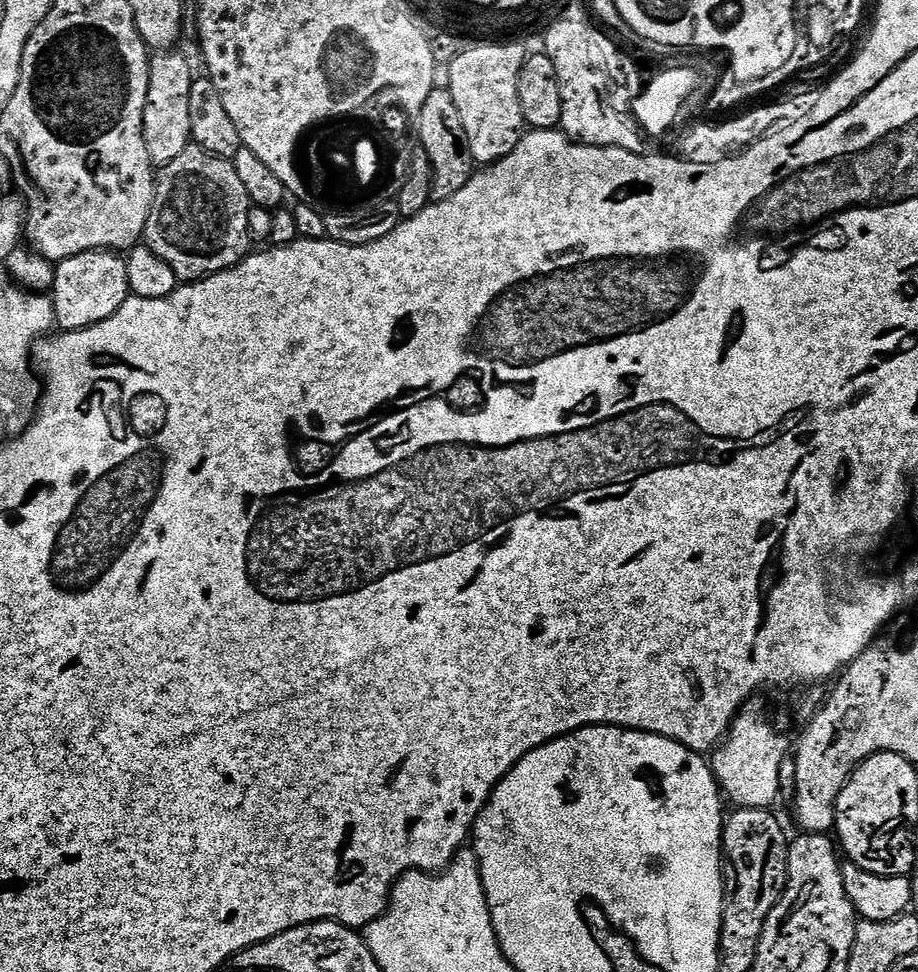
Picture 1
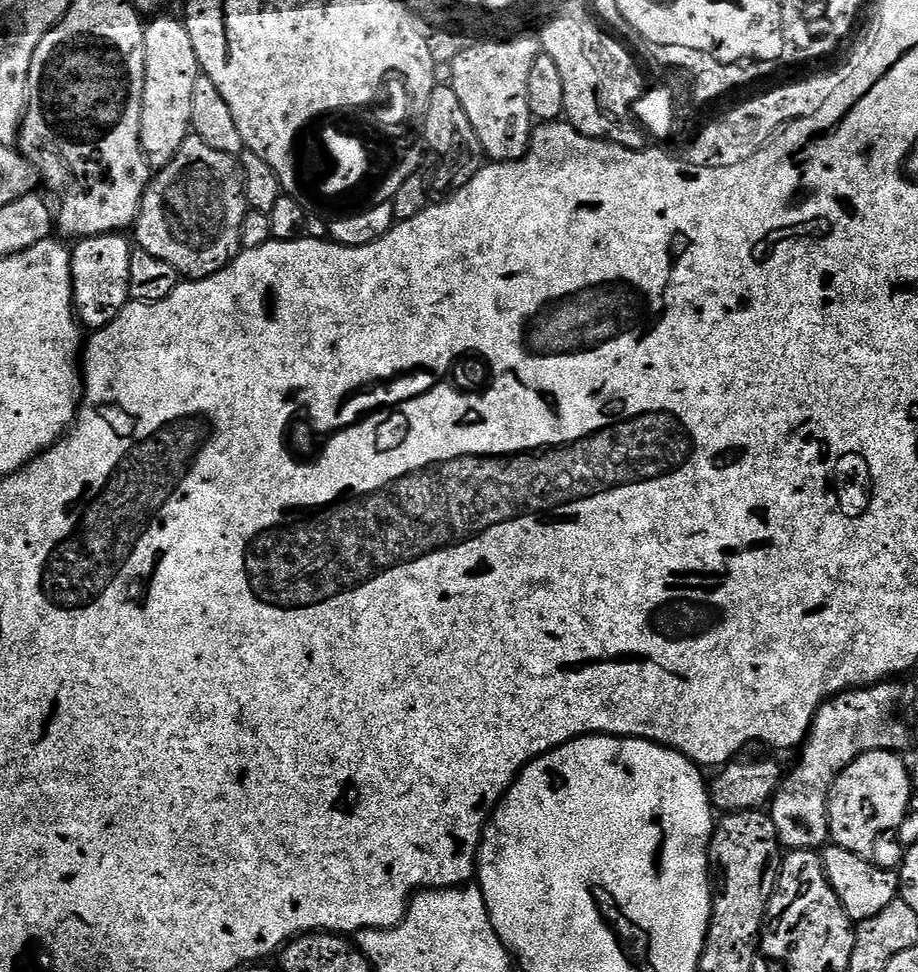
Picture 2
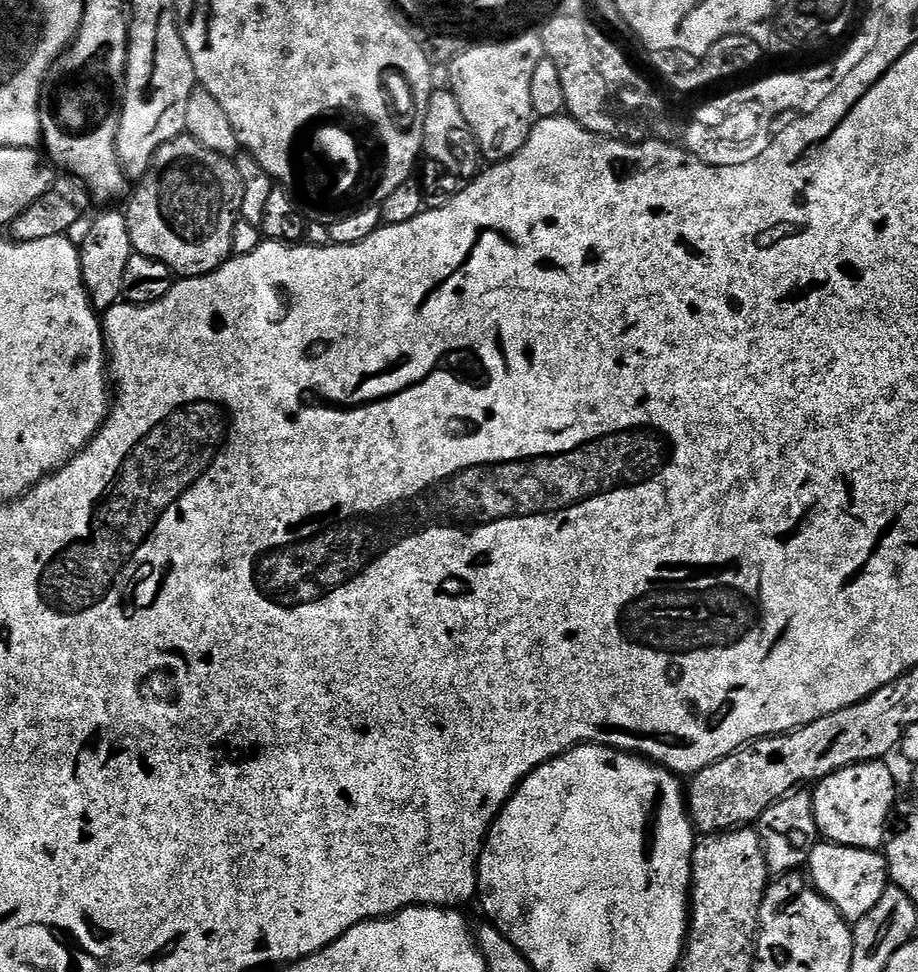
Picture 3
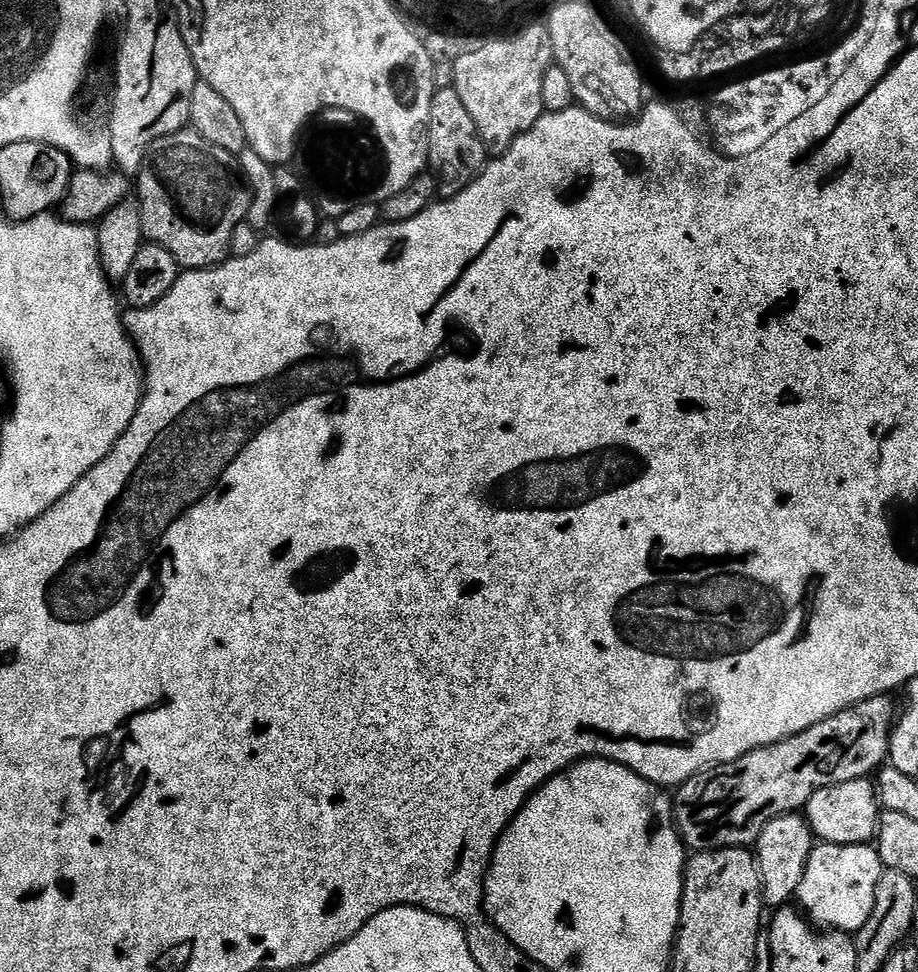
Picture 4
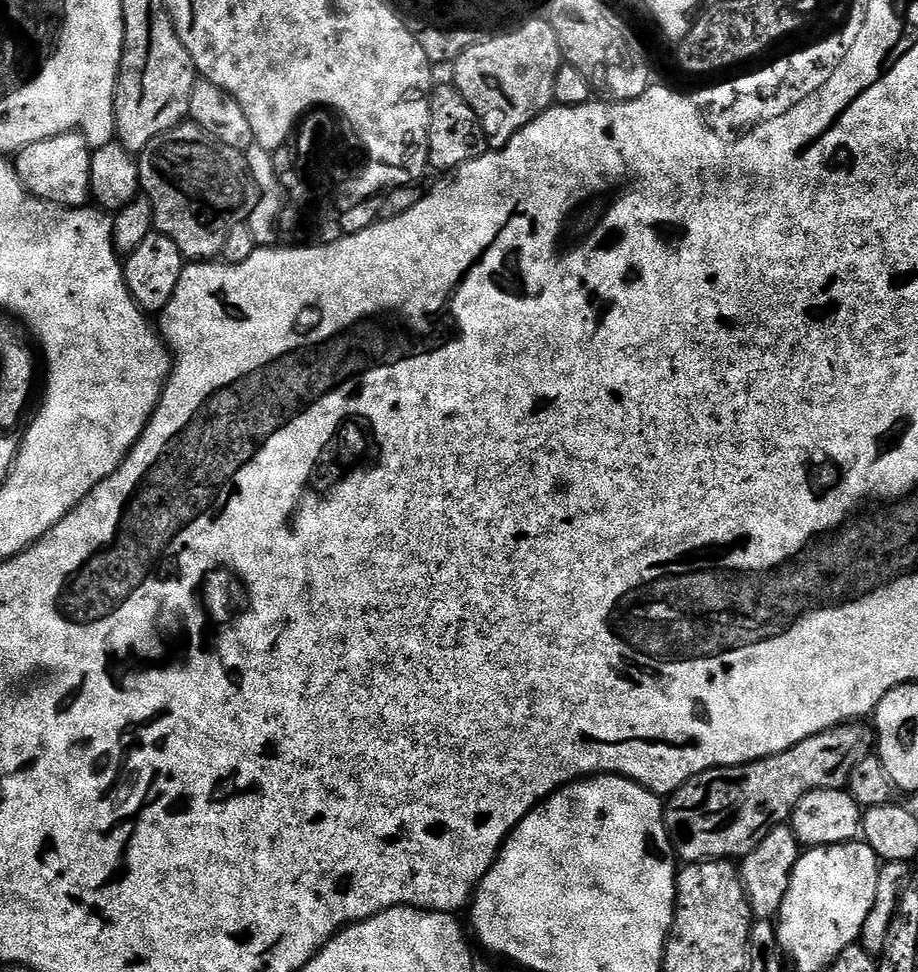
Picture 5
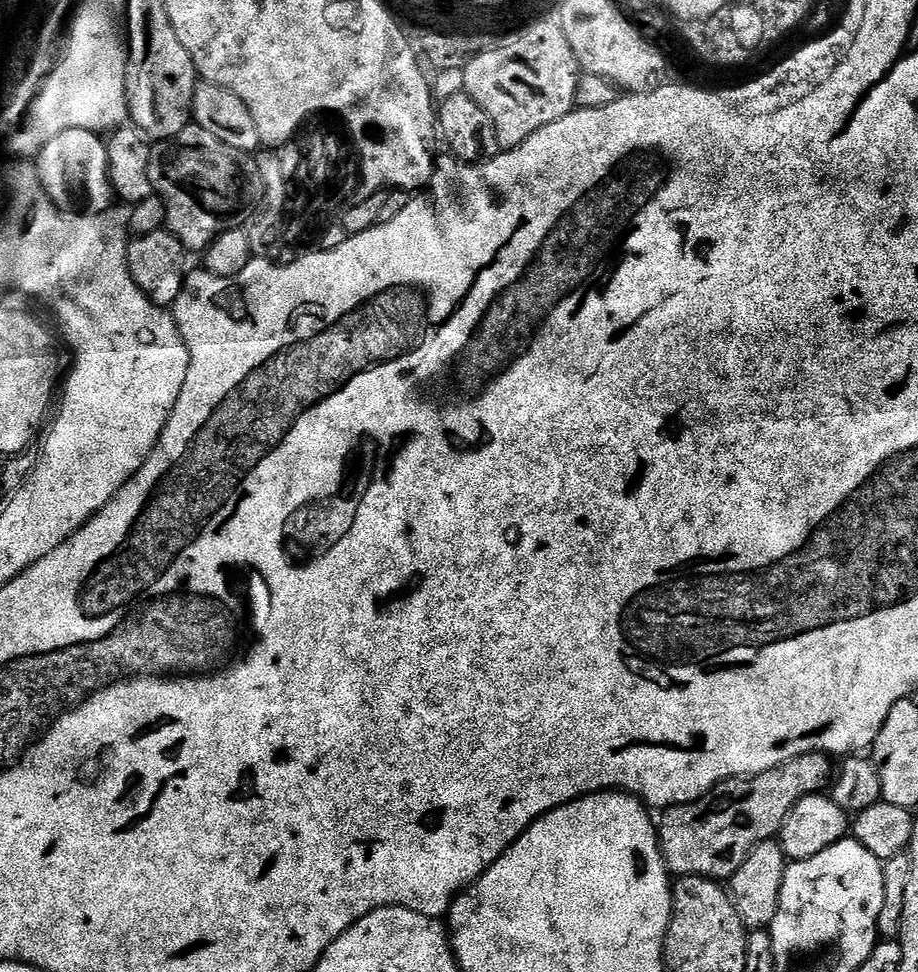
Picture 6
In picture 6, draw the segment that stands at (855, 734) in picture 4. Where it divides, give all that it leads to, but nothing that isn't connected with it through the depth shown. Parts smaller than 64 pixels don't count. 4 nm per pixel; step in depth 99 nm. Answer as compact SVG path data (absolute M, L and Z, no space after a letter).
M800 752L793 755L791 760L785 760L762 774L750 777L731 776L729 780L708 789L697 800L663 809L659 813L660 820L658 816L658 835L660 852L664 855L664 863L668 865L669 873L677 877L707 876L717 882L731 881L732 875L736 873L738 866L742 866L751 848L764 840L773 839L779 833L789 809L804 796L821 791L820 783L833 775L834 764L832 768L831 762L833 763L823 752Z

